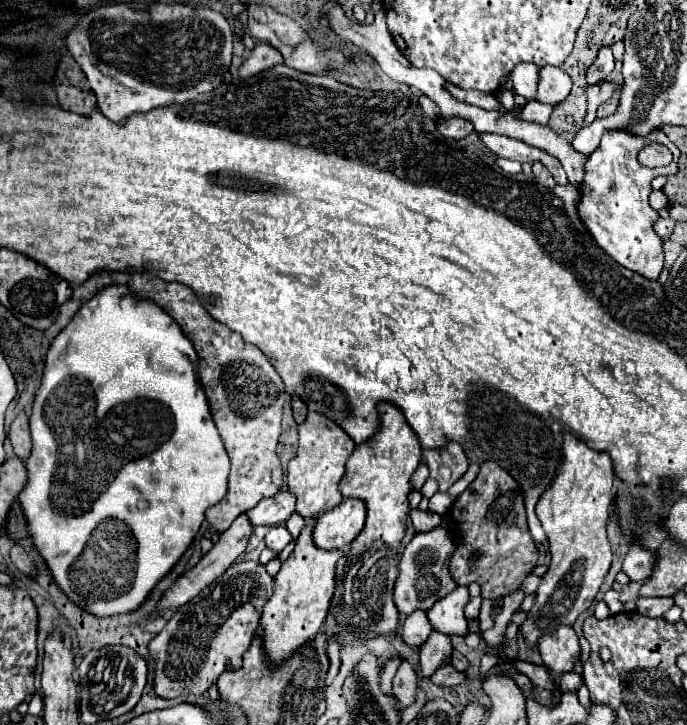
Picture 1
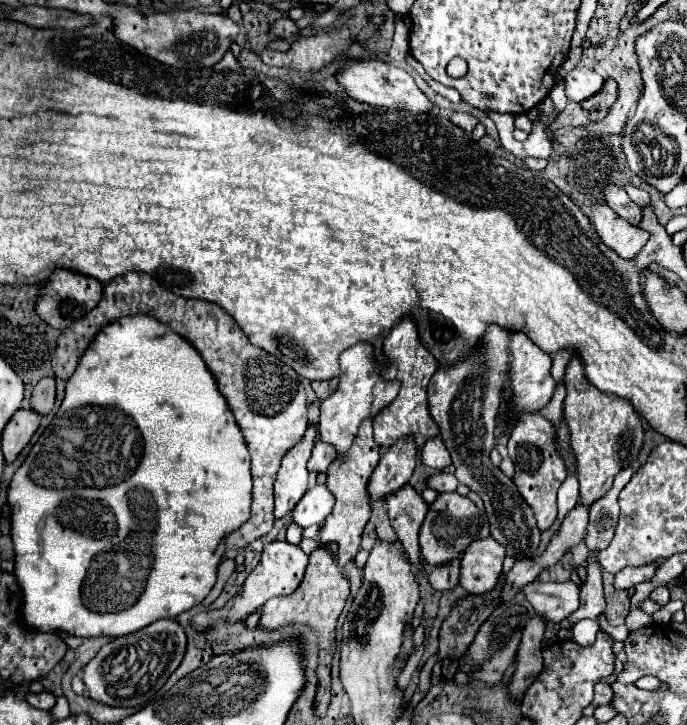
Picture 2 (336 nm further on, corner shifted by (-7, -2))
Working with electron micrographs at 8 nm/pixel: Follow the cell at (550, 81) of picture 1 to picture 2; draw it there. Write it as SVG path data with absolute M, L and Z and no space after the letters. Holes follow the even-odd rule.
M573 68L565 76L565 92L571 100L583 102L597 94L605 84L605 78L589 68Z

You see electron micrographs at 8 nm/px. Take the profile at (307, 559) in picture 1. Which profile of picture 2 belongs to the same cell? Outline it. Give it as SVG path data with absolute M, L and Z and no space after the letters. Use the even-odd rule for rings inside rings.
M365 418L363 424L359 426L355 444L343 456L337 456L327 468L327 476L329 476L327 486L337 502L335 502L331 516L327 516L319 538L321 538L321 544L331 544L331 542L339 544L339 550L337 550L339 568L345 568L345 564L351 558L355 558L355 554L359 552L361 534L363 534L363 528L371 516L371 496L367 496L369 494L367 484L369 484L369 478L371 478L375 466L379 464L379 458L381 458L381 448L373 438L371 426L373 426L373 420Z

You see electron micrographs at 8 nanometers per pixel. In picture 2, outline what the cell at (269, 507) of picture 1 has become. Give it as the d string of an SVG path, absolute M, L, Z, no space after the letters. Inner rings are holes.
M317 440L315 448L313 448L313 456L309 460L309 470L311 472L325 472L327 466L337 458L335 446L325 444L323 440Z

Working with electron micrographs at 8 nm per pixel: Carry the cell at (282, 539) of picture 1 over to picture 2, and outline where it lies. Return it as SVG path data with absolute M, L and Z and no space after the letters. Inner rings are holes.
M317 484L305 492L305 496L299 500L299 504L293 510L293 522L307 528L313 524L321 524L335 504L335 496L329 492L325 484Z

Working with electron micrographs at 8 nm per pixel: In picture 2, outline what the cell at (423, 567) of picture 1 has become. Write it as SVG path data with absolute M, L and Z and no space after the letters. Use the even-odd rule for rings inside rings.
M443 492L437 496L435 502L429 504L427 516L423 520L423 526L419 530L419 546L423 558L431 566L447 564L447 560L459 556L471 544L471 540L483 538L489 534L489 518L485 510L479 510L473 500L467 496L459 496L457 492Z

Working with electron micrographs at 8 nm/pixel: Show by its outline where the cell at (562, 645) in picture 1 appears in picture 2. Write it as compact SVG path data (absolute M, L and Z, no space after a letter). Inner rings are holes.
M591 550L587 556L587 578L581 584L581 606L569 616L571 624L579 622L581 618L599 618L605 612L605 598L603 598L603 578L601 566L597 562L597 550Z

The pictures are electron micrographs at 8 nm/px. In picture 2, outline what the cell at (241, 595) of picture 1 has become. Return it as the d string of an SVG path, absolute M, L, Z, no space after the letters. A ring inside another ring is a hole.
M275 540L275 542L269 542L265 544L263 548L263 554L261 554L261 560L259 564L255 566L255 570L247 576L245 580L245 586L243 590L231 598L221 610L213 610L213 612L203 612L203 614L197 614L193 618L193 626L197 630L205 630L213 620L217 618L227 618L227 620L243 620L247 618L251 612L259 610L269 598L277 596L277 594L291 594L295 592L295 588L301 584L303 580L303 574L305 574L305 568L309 564L309 556L295 544L289 544L287 540Z

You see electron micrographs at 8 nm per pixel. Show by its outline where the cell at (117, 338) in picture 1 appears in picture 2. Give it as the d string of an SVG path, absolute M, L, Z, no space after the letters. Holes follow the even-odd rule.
M127 316L123 320L117 320L115 324L107 324L107 328L103 328L103 332L99 332L99 336L95 338L95 344L91 344L91 348L87 348L87 352L83 354L83 360L79 362L79 368L75 370L75 374L71 376L71 380L67 382L67 390L65 390L65 400L61 404L61 408L57 410L57 416L51 424L51 432L59 436L59 440L39 440L29 456L25 458L25 462L17 468L17 472L13 474L11 482L9 482L9 490L7 490L7 504L11 508L11 538L13 538L13 552L15 552L15 578L23 590L23 608L21 608L21 618L25 622L25 626L33 628L35 632L45 632L45 634L55 634L55 632L67 632L71 636L79 636L79 638L97 638L97 636L113 636L113 638L119 638L119 636L125 636L125 634L131 634L131 632L137 632L149 624L153 624L155 620L161 620L161 618L173 618L181 612L187 612L191 610L193 606L197 606L213 588L215 580L217 580L217 566L225 554L225 536L229 536L233 530L241 528L247 518L251 516L251 486L253 486L253 480L251 480L251 458L249 458L249 450L247 450L247 444L245 444L245 438L237 426L237 420L227 404L227 400L223 398L223 394L219 392L217 384L215 384L215 378L211 376L209 368L205 368L203 364L203 358L199 356L199 352L195 352L195 346L189 344L187 340L183 340L179 334L171 332L171 328L159 324L157 320L153 320L151 316ZM55 448L65 456L65 458L71 458L79 464L77 470L57 470L55 468Z

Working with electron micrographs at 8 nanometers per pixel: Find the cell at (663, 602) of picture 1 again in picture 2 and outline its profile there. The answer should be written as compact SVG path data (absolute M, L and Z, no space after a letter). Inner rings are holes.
M531 582L521 590L535 612L551 622L561 622L571 616L579 602L579 586L573 582Z

